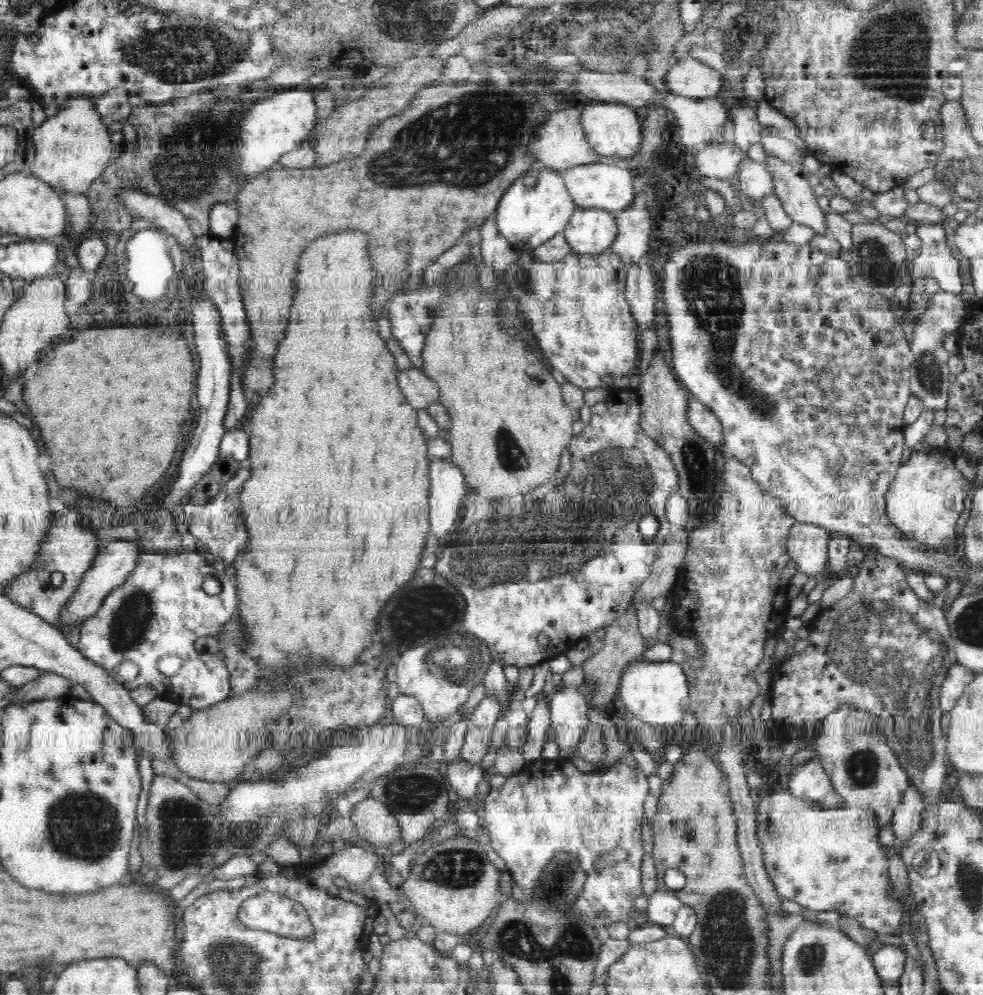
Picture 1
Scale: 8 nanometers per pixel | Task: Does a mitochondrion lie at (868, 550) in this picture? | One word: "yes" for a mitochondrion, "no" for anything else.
no

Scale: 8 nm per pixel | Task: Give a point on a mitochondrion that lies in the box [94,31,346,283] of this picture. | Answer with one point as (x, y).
(192, 152)

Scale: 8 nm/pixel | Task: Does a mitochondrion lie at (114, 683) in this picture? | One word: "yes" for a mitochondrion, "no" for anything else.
no

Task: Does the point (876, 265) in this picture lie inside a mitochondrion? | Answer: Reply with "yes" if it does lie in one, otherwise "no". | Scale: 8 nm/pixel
yes

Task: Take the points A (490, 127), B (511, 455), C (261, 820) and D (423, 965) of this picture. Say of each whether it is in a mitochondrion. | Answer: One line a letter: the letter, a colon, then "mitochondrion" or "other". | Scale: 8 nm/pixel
A: mitochondrion
B: mitochondrion
C: mitochondrion
D: other

